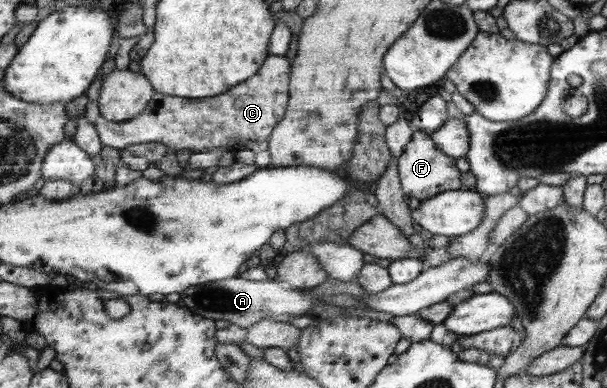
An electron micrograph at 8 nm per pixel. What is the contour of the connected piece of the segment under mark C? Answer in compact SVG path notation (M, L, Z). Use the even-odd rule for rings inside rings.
M270 53L256 75L225 94L190 99L156 92L143 114L127 123L106 120L100 116L94 128L103 146L120 151L138 143L154 142L174 151L188 149L191 152L204 152L226 148L232 153L250 150L257 154L268 150L272 132L288 110L291 69L292 64L286 55Z

